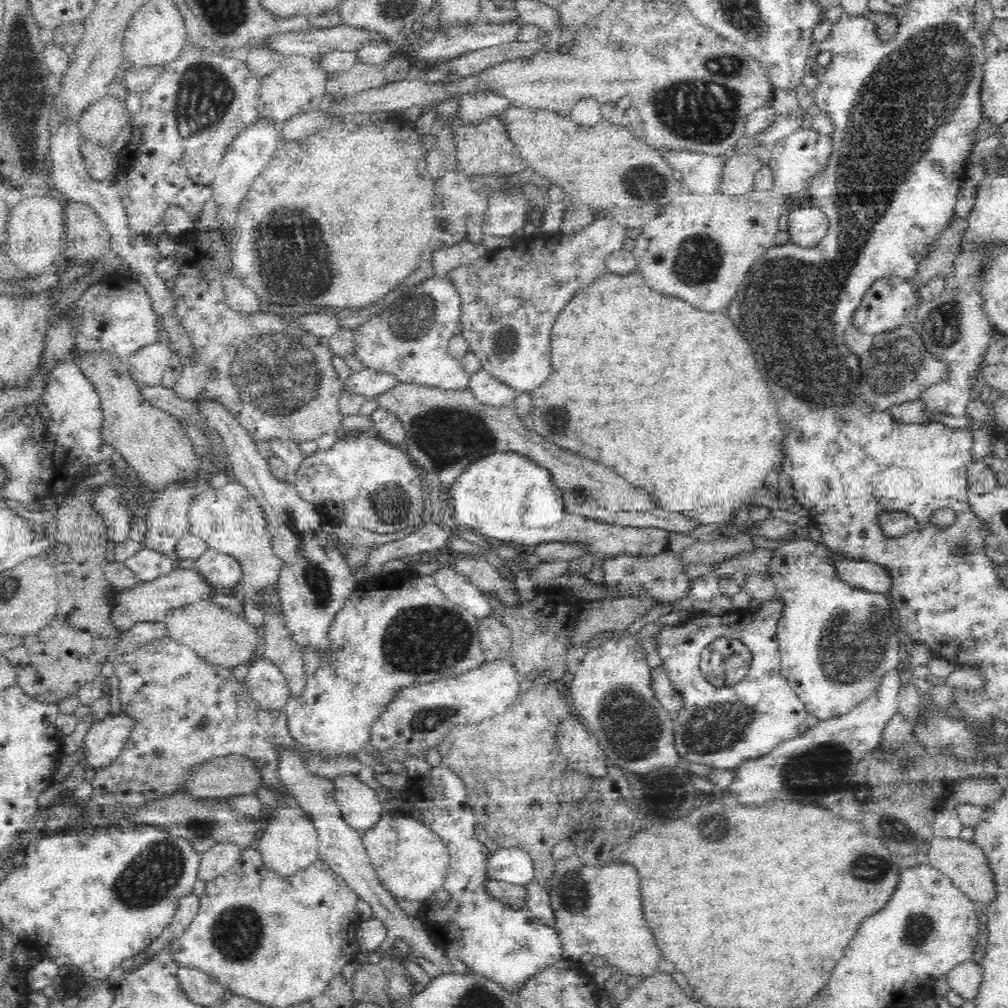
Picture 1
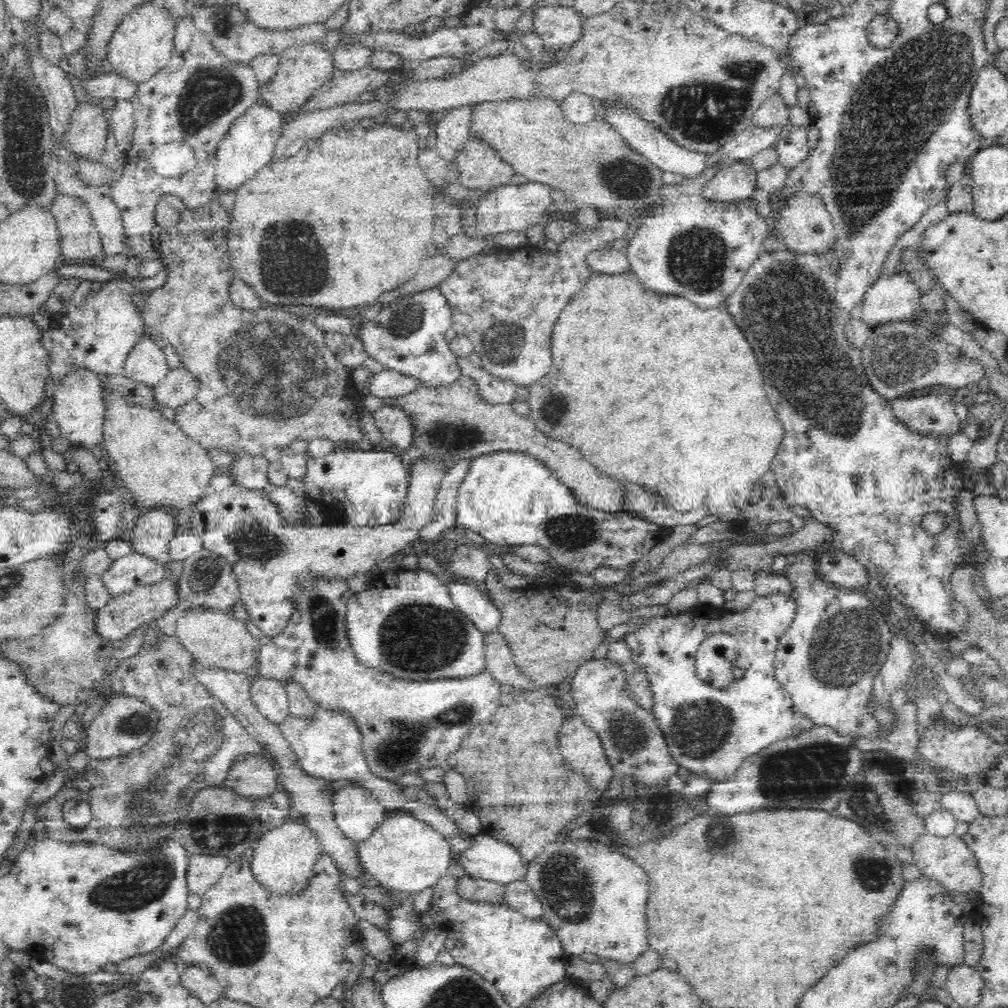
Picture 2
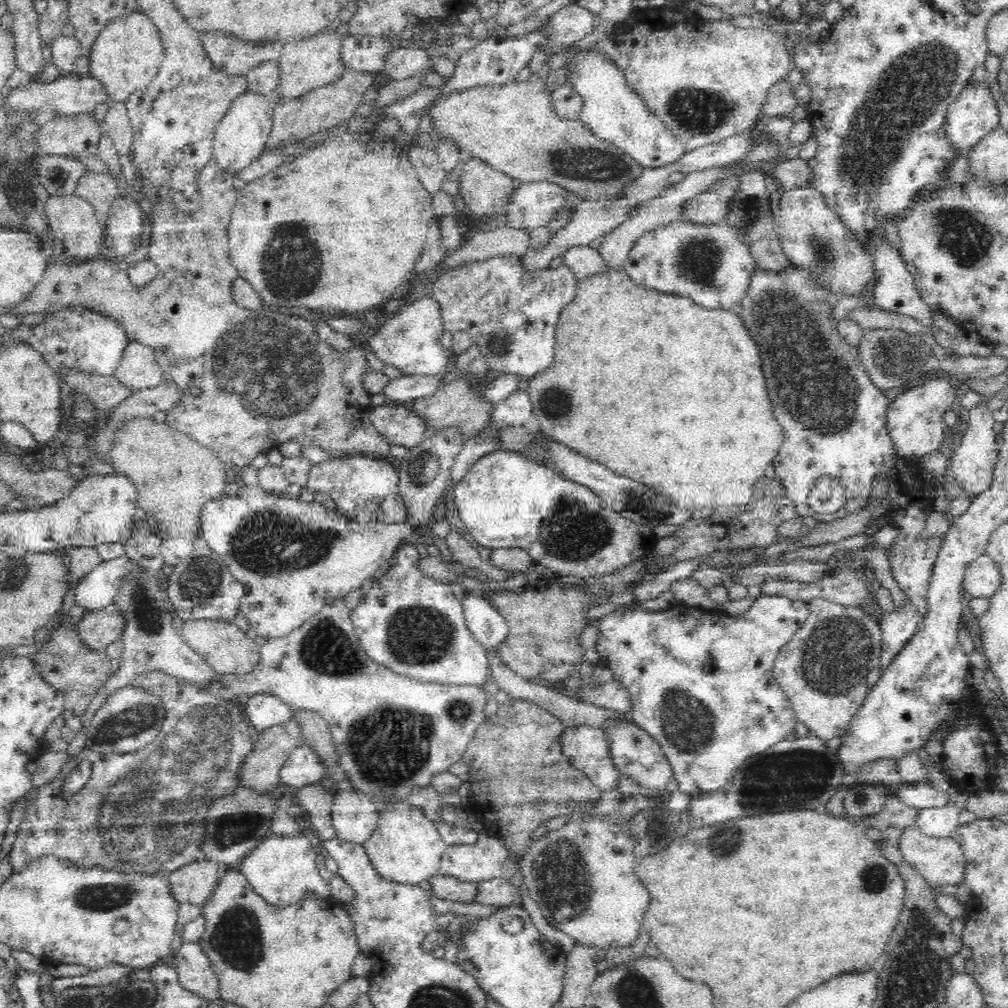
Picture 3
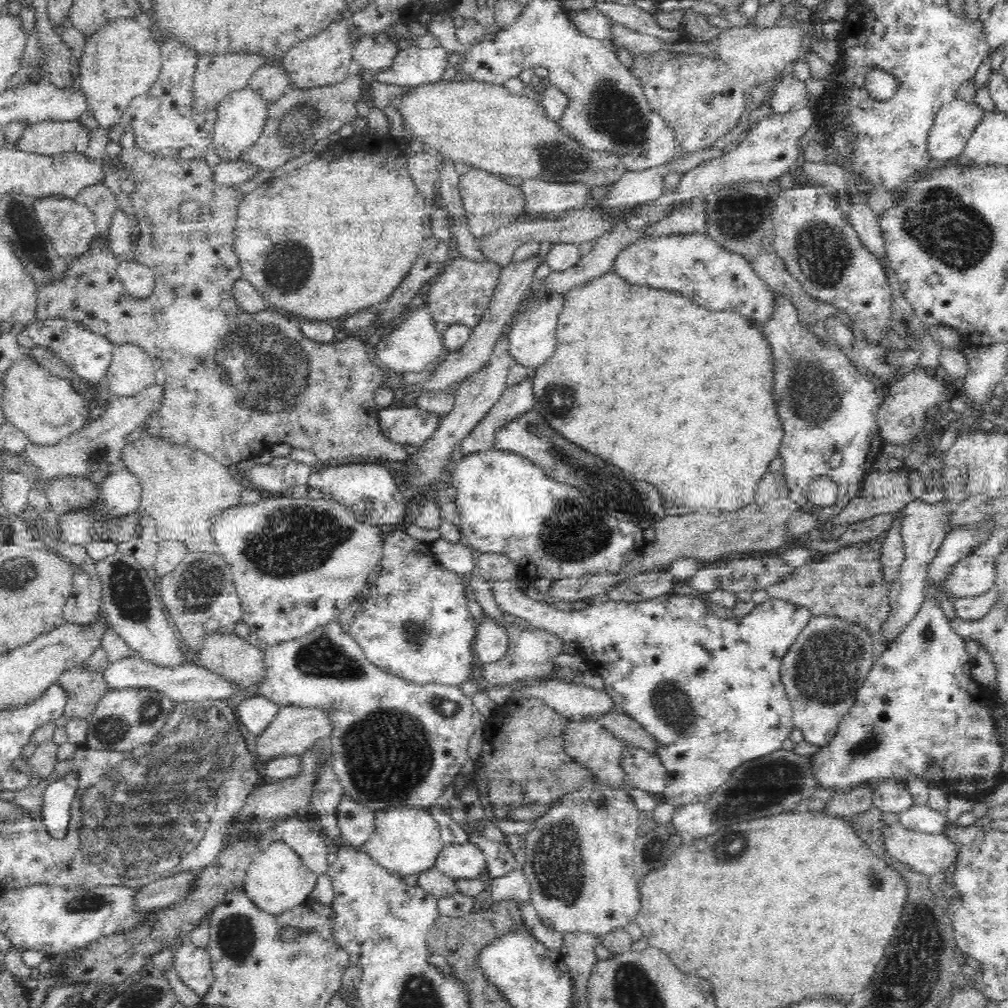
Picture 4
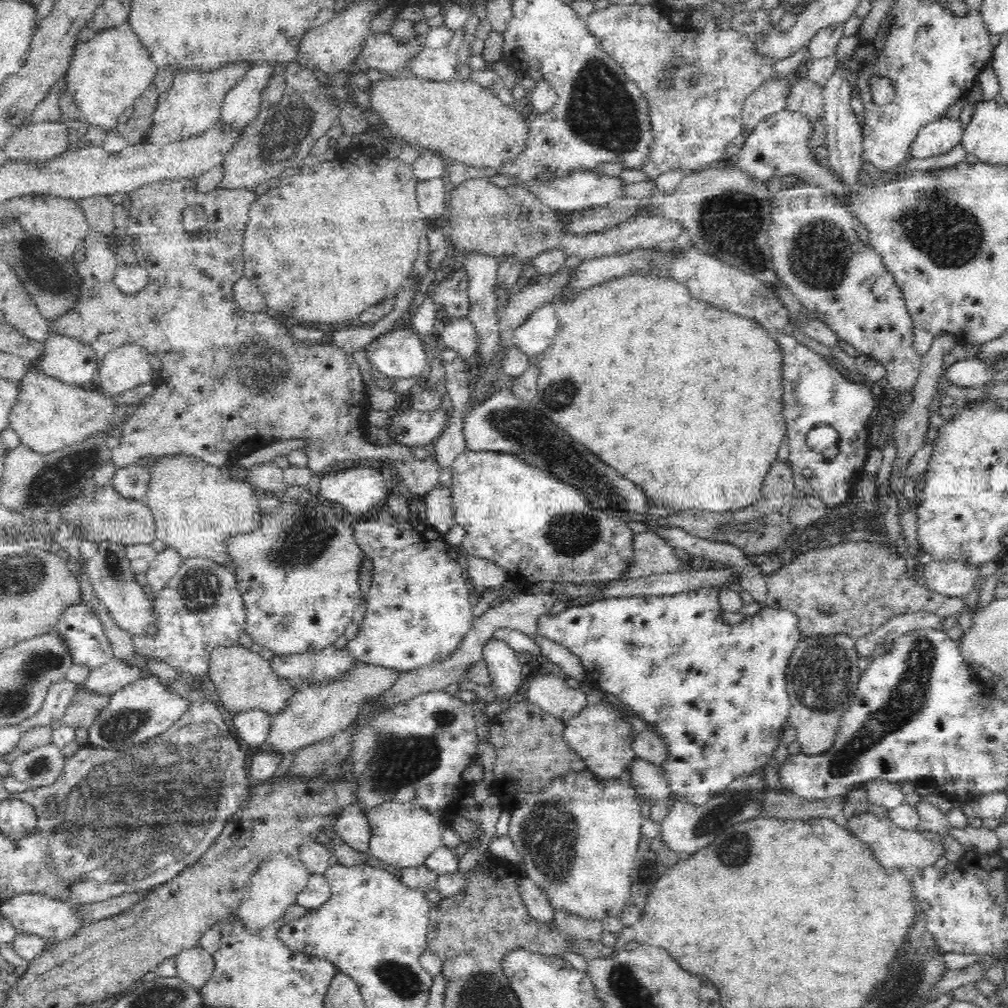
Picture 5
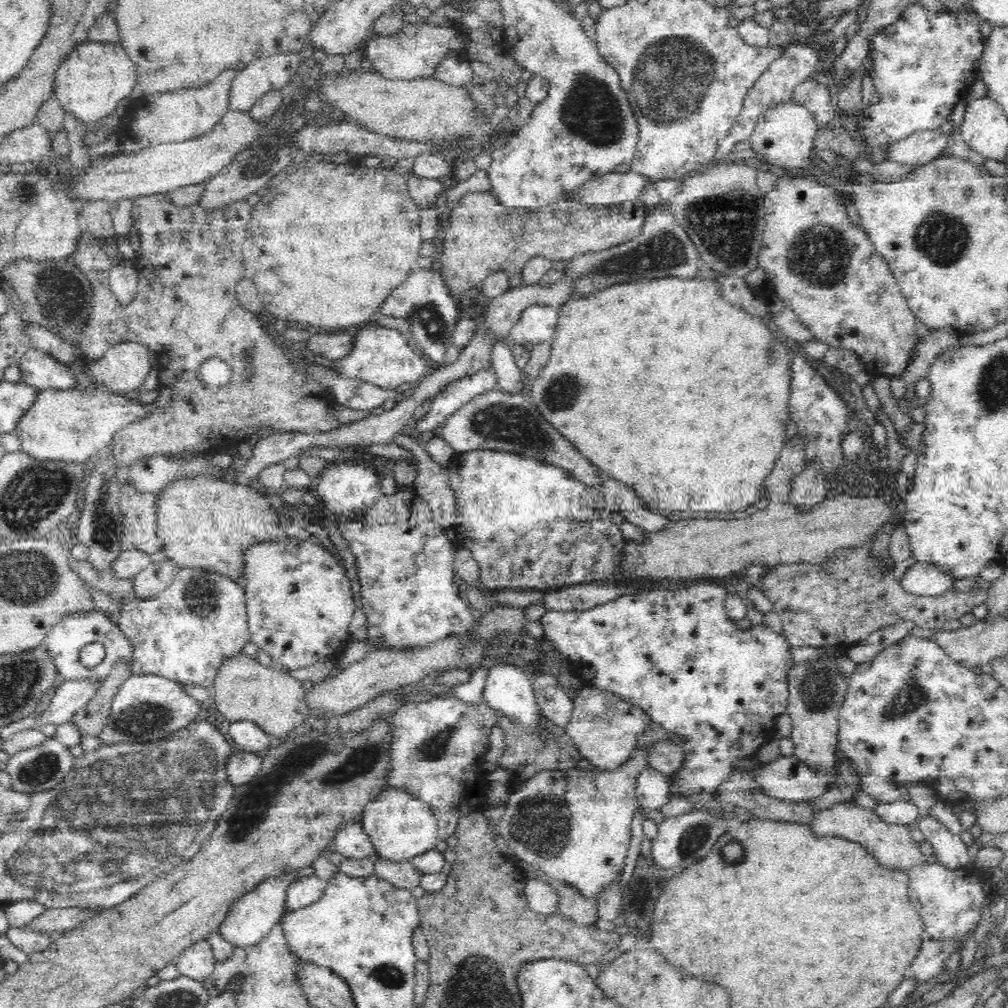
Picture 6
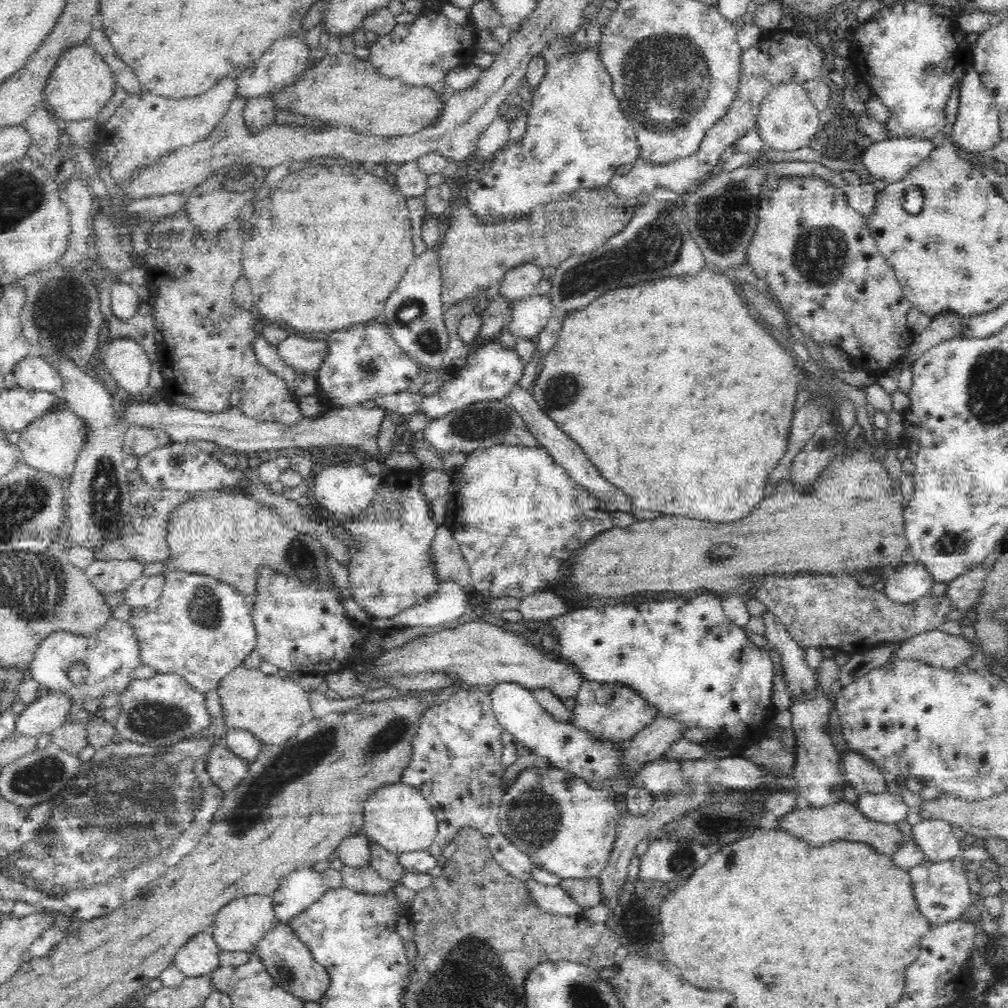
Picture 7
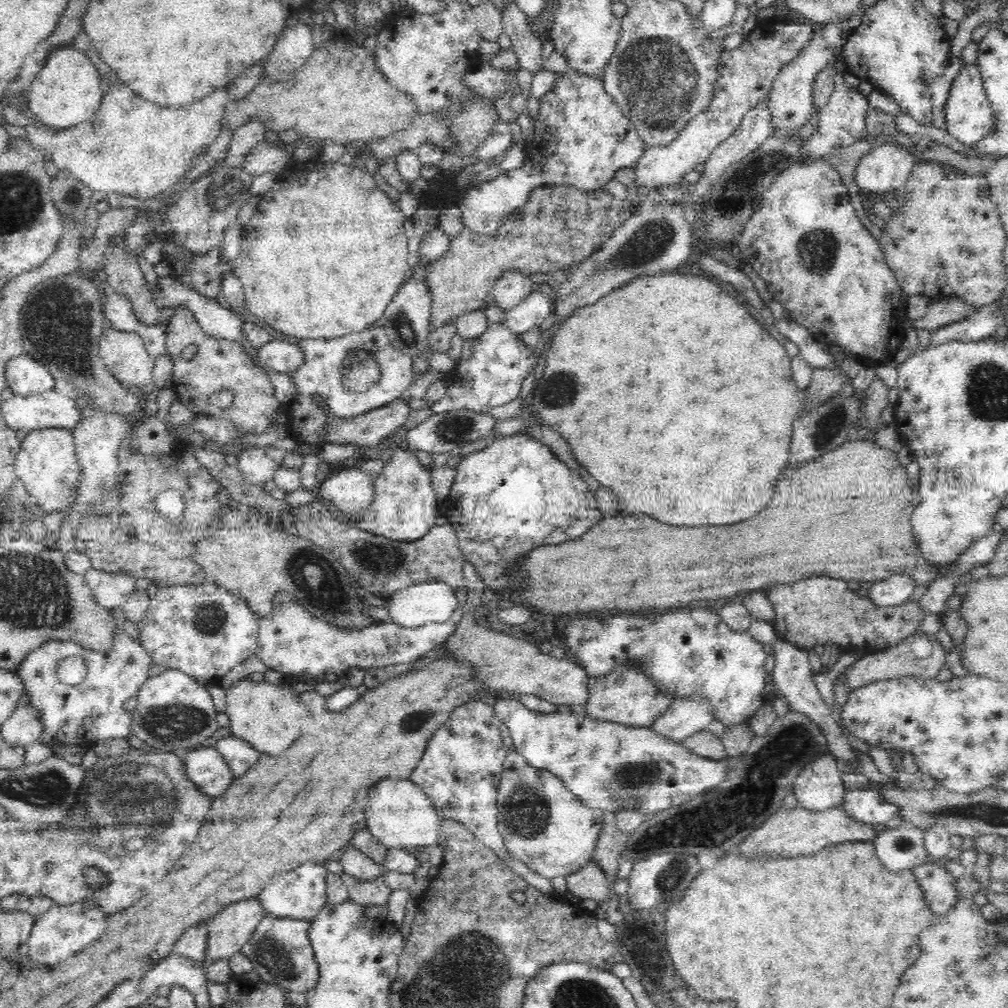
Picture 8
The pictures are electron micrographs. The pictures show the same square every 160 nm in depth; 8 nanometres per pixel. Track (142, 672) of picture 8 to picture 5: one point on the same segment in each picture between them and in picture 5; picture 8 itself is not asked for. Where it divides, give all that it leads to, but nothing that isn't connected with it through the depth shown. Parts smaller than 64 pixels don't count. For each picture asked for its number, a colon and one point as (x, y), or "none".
5: (78, 624)
6: (65, 642)
7: (110, 656)

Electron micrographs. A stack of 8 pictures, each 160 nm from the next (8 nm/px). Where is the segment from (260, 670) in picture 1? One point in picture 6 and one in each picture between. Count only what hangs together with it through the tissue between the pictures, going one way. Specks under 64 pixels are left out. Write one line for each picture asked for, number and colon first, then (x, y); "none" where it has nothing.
2: (269, 695)
3: (264, 710)
4: (256, 713)
5: (253, 726)
6: (252, 738)

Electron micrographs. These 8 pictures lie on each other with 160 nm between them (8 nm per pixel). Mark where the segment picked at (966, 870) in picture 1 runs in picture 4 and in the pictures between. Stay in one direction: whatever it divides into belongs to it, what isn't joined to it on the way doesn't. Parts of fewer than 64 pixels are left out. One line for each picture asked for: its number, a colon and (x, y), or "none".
2: (949, 859)
3: (941, 861)
4: (928, 854)

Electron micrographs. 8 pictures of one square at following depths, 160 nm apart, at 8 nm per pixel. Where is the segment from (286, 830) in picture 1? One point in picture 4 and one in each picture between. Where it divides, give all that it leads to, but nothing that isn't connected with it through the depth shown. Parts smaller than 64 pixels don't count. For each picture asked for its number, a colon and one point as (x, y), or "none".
2: (283, 859)
3: (282, 868)
4: (277, 879)

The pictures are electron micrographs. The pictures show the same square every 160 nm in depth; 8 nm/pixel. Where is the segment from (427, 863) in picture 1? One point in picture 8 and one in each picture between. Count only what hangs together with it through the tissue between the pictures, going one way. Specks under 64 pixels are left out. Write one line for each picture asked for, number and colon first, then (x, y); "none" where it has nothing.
2: (404, 854)
3: (406, 847)
4: (406, 842)
5: (403, 835)
6: (401, 827)
7: (398, 818)
8: (398, 813)

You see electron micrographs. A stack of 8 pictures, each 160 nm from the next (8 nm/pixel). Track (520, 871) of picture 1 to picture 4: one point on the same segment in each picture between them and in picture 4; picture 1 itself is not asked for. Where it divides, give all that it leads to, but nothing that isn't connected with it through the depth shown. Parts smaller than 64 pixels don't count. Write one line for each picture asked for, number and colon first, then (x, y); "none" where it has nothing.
2: (490, 859)
3: (486, 859)
4: (459, 861)

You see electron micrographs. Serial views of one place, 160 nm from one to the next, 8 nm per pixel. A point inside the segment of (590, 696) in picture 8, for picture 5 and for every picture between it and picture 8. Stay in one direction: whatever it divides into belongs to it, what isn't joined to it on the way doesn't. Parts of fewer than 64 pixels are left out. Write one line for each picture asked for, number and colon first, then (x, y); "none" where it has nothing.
5: (599, 735)
6: (604, 727)
7: (615, 724)

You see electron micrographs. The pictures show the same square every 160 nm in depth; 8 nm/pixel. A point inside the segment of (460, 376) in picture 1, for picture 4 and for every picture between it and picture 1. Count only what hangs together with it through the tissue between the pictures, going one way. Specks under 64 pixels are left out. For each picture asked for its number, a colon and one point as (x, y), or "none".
2: (408, 335)
3: (410, 340)
4: (416, 345)

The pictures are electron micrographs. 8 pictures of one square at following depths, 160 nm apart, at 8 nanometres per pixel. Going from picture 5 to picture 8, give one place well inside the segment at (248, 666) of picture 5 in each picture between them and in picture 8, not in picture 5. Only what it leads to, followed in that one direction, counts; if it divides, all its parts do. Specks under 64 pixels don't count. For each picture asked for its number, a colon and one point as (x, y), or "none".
6: (243, 689)
7: (271, 707)
8: (270, 717)

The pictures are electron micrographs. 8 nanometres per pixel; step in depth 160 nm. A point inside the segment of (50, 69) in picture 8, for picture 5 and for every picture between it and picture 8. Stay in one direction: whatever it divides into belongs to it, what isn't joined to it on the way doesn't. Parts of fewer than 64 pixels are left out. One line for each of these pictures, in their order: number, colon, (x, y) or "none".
5: (107, 74)
6: (95, 76)
7: (81, 84)

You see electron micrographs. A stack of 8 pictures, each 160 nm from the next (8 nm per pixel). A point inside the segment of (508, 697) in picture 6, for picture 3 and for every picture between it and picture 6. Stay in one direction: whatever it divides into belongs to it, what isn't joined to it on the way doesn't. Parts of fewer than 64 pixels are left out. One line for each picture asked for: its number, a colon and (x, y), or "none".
3: (489, 627)
4: (492, 641)
5: (505, 666)

